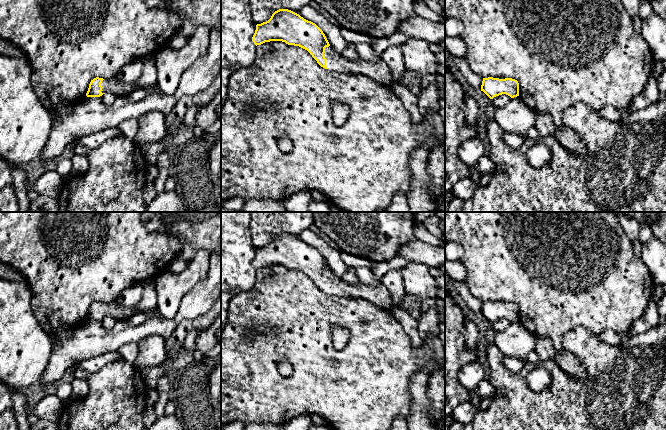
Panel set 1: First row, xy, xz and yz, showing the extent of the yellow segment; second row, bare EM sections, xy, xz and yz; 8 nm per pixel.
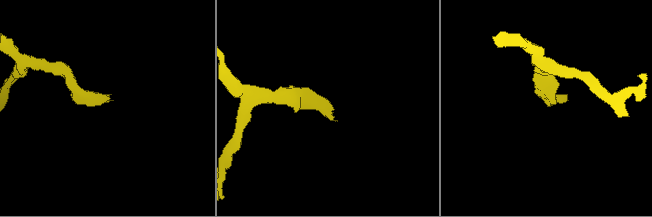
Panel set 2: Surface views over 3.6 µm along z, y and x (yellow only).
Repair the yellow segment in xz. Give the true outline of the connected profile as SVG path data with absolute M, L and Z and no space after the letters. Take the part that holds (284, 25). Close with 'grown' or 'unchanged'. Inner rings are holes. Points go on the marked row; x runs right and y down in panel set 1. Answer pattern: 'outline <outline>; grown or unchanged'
outline M279 9L272 14L268 21L257 24L252 41L256 46L270 41L282 41L288 45L299 46L307 50L317 63L325 69L365 75L382 85L391 86L393 84L393 76L383 60L380 59L373 63L362 59L351 60L344 58L330 47L325 34L315 23L288 9Z; grown

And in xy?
outline M96 77L91 80L87 97L100 97L105 93L111 93L115 96L128 97L129 94L138 88L146 88L148 94L156 92L158 89L157 83L148 86L138 86L137 83L122 83L116 77L111 79L103 79Z; grown

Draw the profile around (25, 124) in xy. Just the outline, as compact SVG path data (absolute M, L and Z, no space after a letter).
M0 54L0 158L11 166L26 164L40 156L52 127L52 114L35 94L31 75L27 58Z

